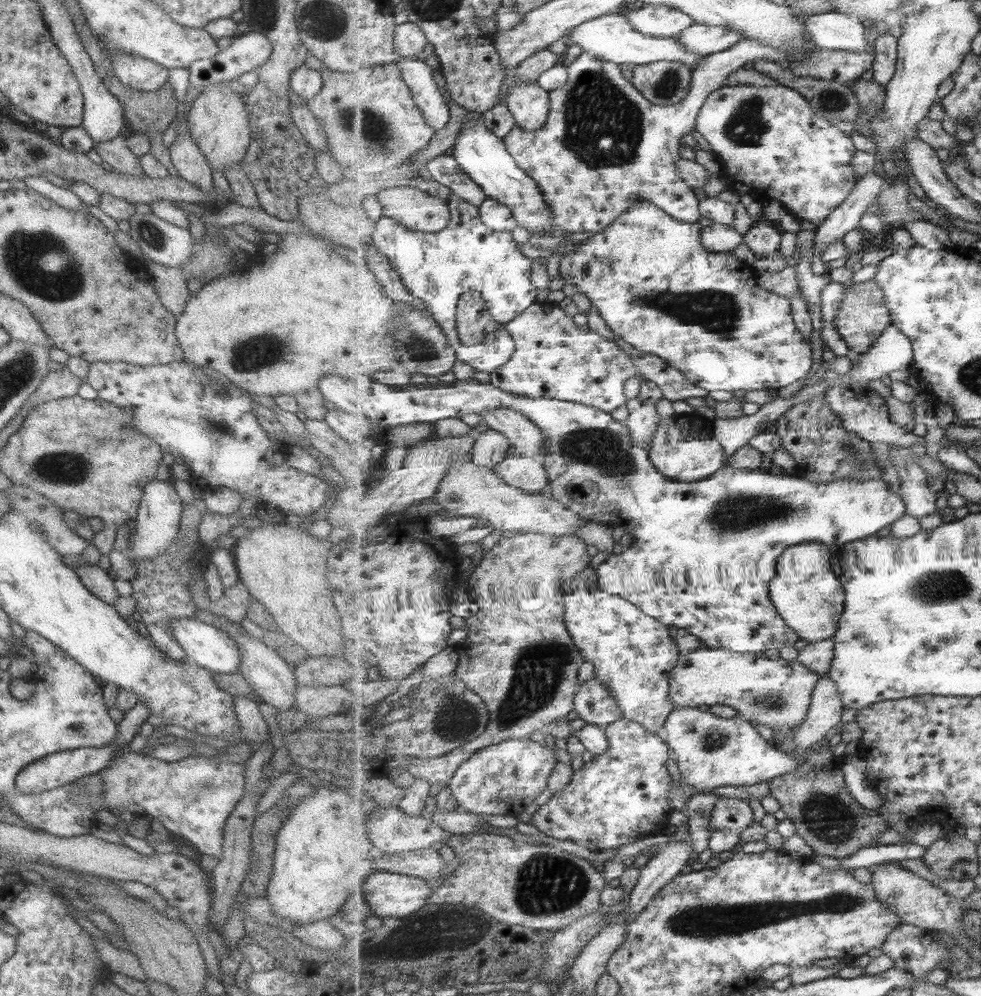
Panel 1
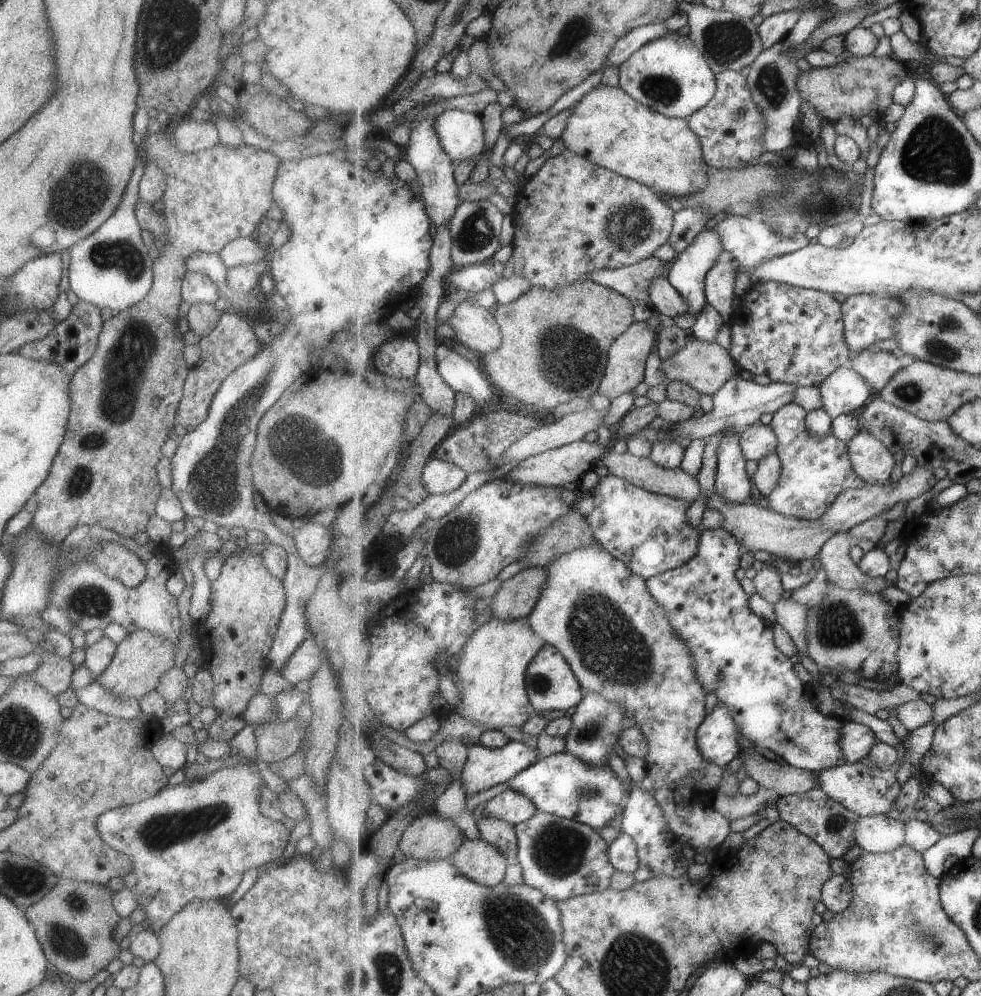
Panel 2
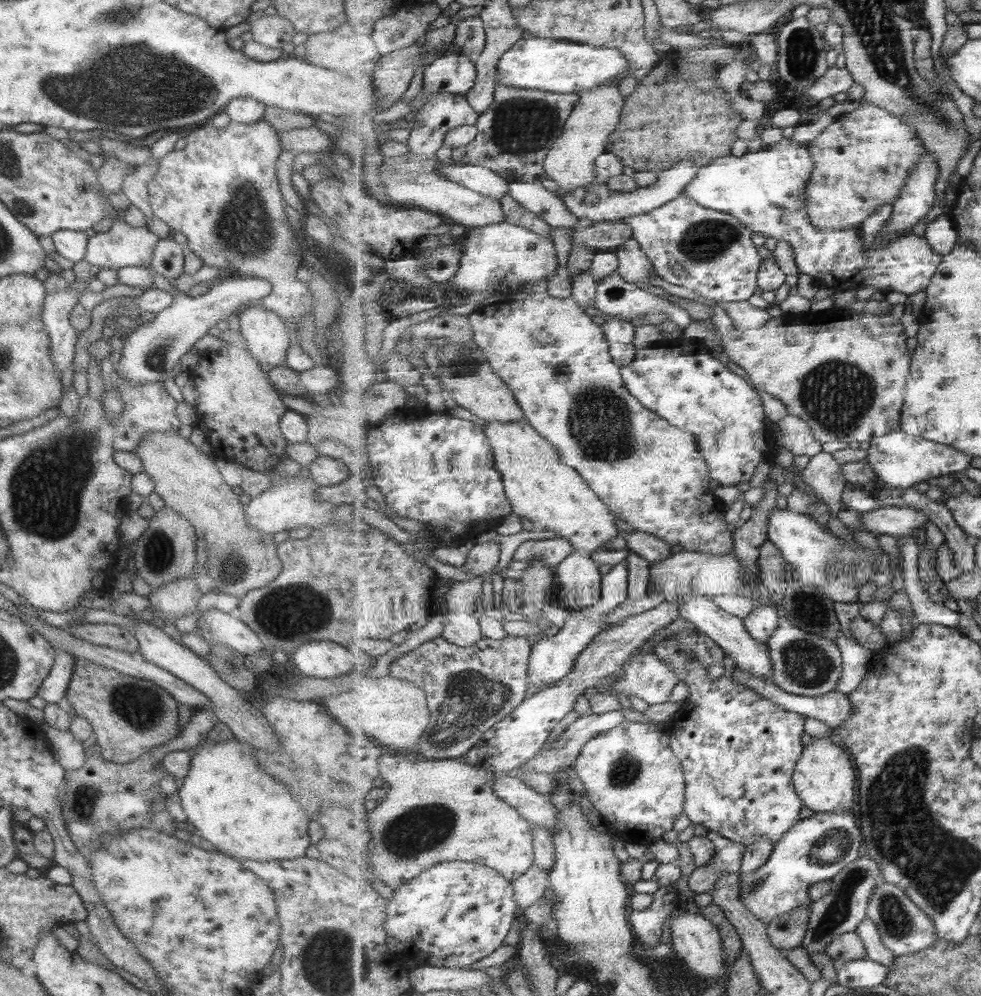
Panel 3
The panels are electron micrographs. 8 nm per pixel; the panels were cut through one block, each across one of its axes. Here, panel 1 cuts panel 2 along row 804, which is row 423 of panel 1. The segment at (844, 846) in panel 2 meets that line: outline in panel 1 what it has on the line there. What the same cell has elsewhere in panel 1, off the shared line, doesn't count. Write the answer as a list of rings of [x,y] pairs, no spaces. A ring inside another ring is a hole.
[[[826,395],[793,405],[778,420],[776,432],[781,438],[781,446],[796,461],[796,474],[815,483],[829,483],[846,476],[863,483],[883,481],[884,468],[878,467],[872,442],[845,428],[844,420],[832,409]]]

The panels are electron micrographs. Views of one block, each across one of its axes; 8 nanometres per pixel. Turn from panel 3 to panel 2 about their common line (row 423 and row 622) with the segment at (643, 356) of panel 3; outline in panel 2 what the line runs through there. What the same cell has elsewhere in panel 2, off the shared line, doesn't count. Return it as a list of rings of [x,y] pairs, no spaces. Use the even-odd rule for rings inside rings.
[[[723,528],[704,530],[697,554],[683,566],[648,579],[649,592],[657,604],[669,612],[673,630],[681,634],[689,648],[693,648],[697,676],[701,678],[705,692],[715,692],[717,700],[727,704],[745,745],[758,750],[772,750],[789,765],[811,770],[815,774],[842,765],[845,758],[840,742],[845,720],[825,715],[817,708],[813,696],[807,694],[805,684],[799,680],[793,662],[775,646],[771,625],[751,608],[750,596],[735,576],[741,568],[741,556],[745,551],[731,532]]]

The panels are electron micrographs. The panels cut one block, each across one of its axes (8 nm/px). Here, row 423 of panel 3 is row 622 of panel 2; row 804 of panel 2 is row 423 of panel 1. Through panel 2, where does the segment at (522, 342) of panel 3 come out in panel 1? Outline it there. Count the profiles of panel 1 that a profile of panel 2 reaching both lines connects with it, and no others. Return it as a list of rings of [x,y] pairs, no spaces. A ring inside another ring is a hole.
[[[698,412],[663,418],[650,448],[653,464],[677,482],[697,482],[712,477],[726,461],[723,445],[714,438],[714,421]]]

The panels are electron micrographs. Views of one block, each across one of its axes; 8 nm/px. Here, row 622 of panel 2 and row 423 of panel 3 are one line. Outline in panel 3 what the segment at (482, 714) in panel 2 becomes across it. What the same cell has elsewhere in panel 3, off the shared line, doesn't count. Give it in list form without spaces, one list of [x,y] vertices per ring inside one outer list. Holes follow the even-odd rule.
[[[526,417],[513,422],[486,421],[483,427],[496,457],[495,468],[503,474],[505,491],[515,513],[533,522],[537,529],[551,530],[555,535],[565,537],[577,551],[591,554],[596,550],[609,550],[606,544],[621,535],[614,516],[619,512],[613,512],[609,502],[603,502],[601,494],[597,494],[575,468],[561,460],[560,450],[552,442],[539,434]]]

